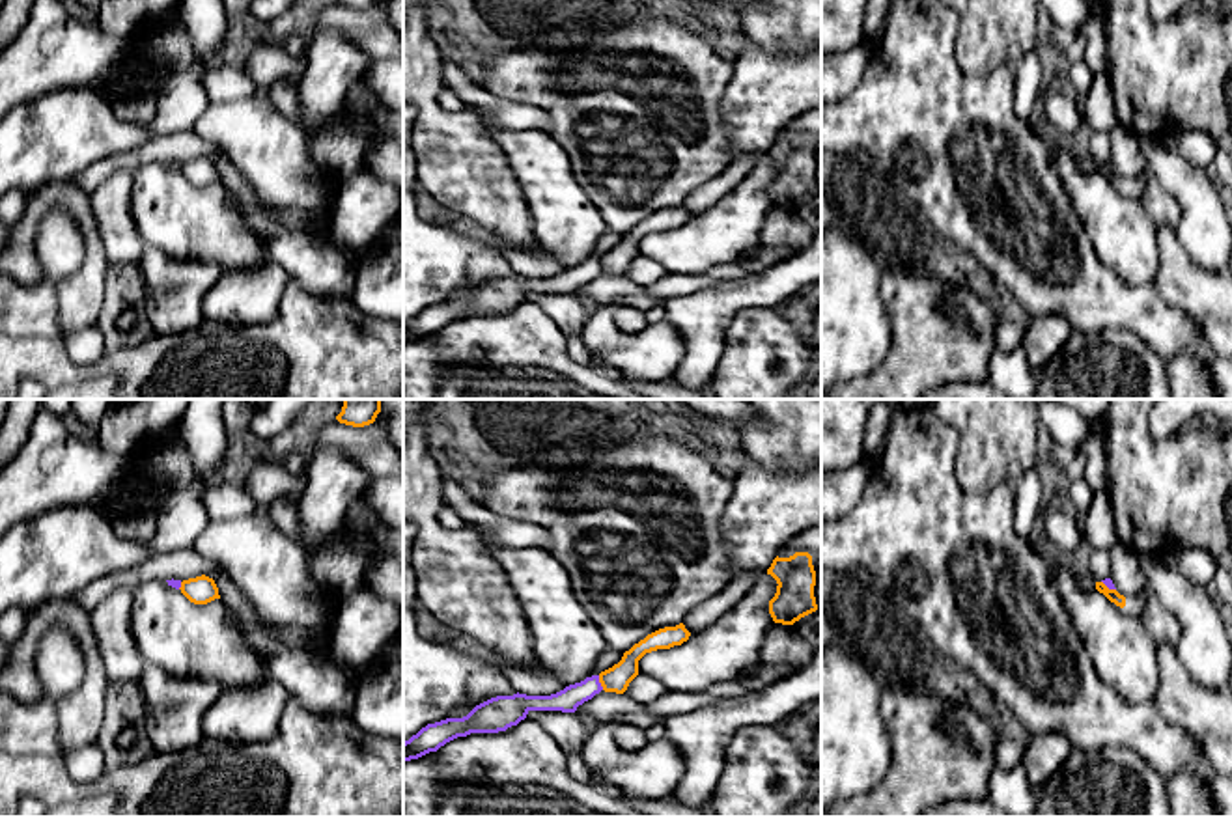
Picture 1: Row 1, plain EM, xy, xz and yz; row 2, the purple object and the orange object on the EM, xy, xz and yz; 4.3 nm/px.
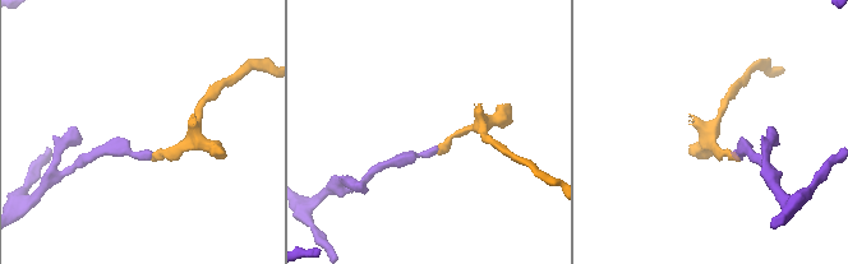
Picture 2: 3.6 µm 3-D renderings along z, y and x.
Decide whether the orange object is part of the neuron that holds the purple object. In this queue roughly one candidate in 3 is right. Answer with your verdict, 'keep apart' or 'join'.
keep apart

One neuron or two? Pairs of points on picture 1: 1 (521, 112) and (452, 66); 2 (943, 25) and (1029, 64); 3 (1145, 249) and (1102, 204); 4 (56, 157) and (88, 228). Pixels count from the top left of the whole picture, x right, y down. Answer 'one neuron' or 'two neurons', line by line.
1: one neuron
2: two neurons
3: one neuron
4: two neurons

